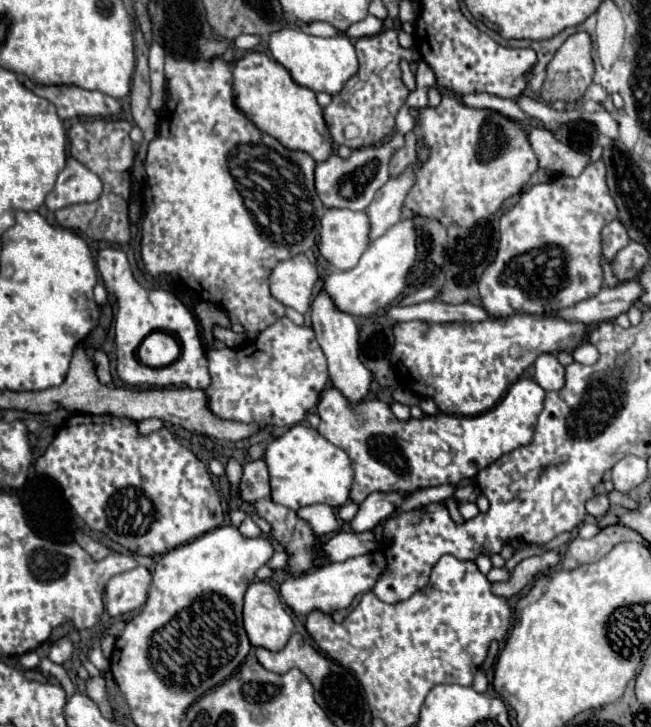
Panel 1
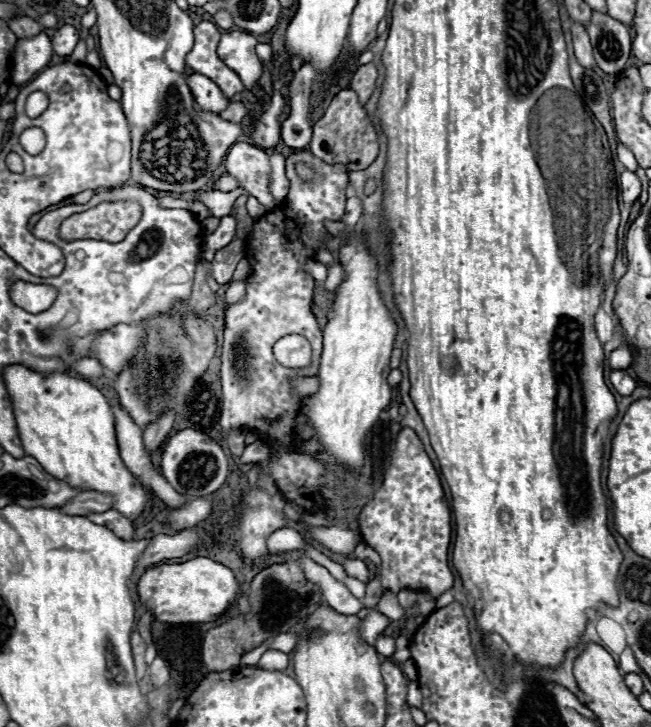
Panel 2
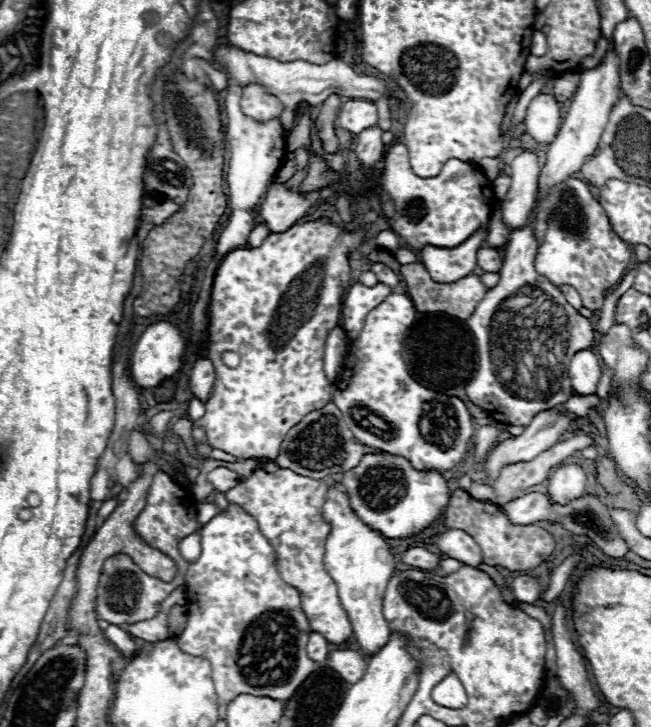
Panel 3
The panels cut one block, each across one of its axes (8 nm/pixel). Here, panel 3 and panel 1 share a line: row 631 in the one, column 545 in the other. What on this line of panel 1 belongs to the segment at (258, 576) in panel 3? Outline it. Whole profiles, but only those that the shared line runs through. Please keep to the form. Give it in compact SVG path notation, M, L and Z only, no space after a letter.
M602 160L588 164L578 178L556 176L552 182L532 186L526 194L522 194L520 202L500 218L500 244L496 258L484 268L478 280L482 308L494 318L506 318L514 314L542 314L562 310L596 296L604 282L598 262L602 252L600 230L614 218L616 204L608 194Z

